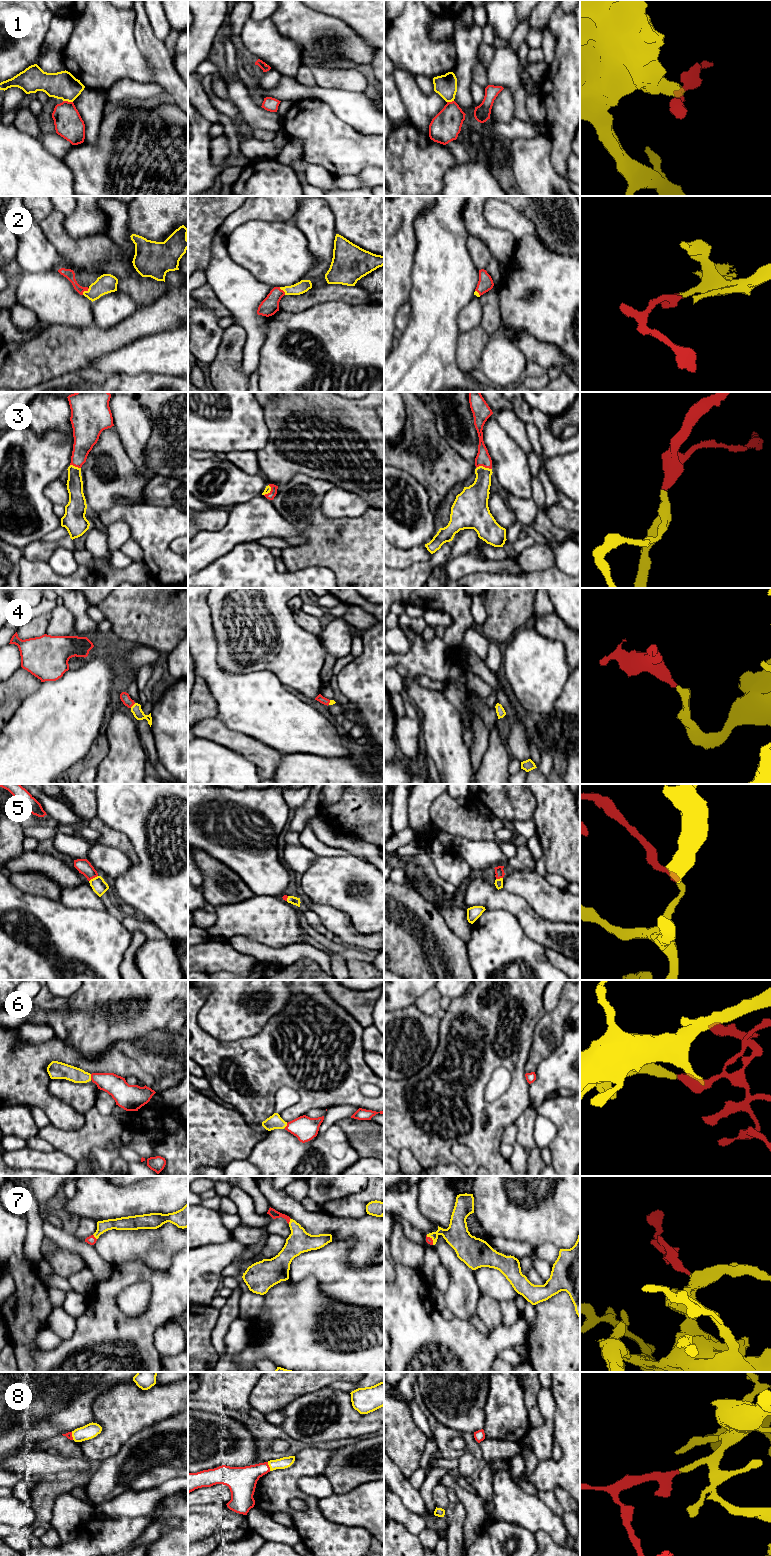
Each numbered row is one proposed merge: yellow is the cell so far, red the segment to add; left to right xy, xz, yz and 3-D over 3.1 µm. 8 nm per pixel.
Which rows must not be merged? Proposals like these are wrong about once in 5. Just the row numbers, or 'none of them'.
1

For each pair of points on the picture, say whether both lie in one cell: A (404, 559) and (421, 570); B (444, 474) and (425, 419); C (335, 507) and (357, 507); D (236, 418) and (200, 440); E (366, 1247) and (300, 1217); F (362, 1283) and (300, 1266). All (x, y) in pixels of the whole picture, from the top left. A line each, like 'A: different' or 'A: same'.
A: different
B: same
C: same
D: same
E: same
F: same

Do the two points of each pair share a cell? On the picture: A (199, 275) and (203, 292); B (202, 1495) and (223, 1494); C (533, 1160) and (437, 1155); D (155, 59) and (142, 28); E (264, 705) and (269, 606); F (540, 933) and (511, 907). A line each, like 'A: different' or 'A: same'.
A: different
B: same
C: different
D: same
E: different
F: same

